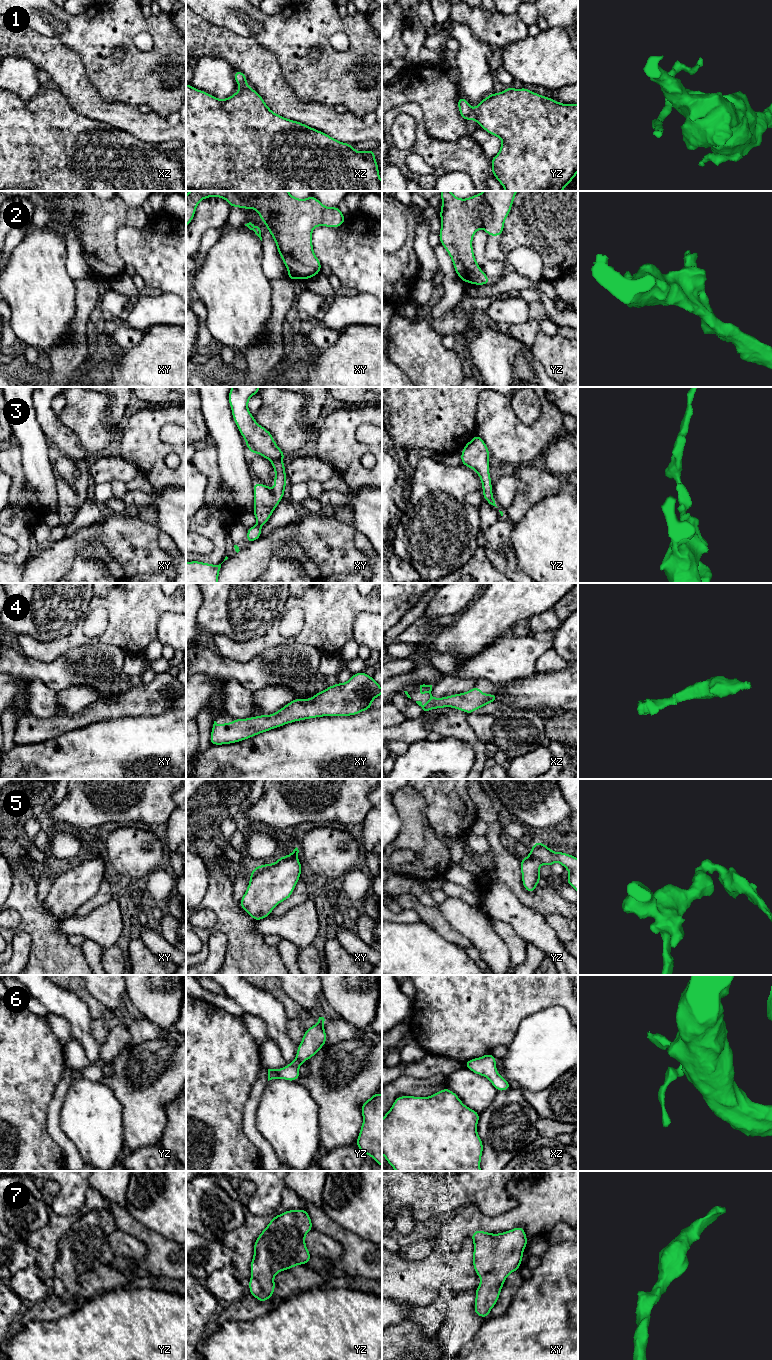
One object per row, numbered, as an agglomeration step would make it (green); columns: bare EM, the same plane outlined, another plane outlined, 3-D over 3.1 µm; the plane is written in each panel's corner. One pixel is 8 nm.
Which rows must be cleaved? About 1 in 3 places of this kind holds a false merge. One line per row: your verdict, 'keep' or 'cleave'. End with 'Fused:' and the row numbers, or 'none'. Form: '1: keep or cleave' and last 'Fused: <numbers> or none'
1: cleave
2: keep
3: keep
4: keep
5: cleave
6: keep
7: keep
Fused: 1, 5

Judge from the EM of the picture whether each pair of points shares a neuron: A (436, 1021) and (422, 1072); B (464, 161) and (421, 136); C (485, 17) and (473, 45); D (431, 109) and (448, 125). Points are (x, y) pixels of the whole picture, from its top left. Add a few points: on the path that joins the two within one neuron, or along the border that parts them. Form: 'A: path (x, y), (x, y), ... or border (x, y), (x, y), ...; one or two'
A: border (429, 1054), (450, 1057), (452, 1059); two
B: path (453, 156), (441, 156), (431, 147); one
C: border (457, 23), (467, 25), (490, 47); two
D: path (436, 109), (445, 117), (445, 120); one

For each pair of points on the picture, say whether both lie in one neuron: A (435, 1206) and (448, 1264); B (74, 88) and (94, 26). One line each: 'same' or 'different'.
A: different
B: different

